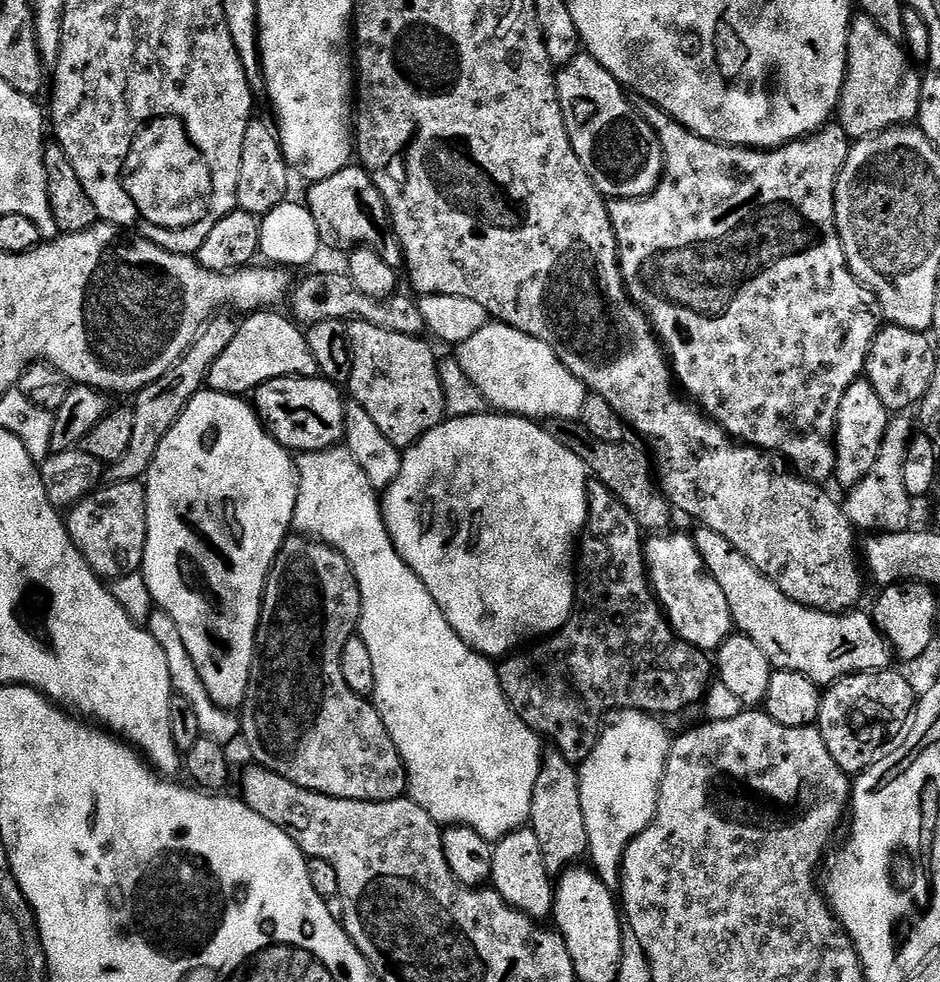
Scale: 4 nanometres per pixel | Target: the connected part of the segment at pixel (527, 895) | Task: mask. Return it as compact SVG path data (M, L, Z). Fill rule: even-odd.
M531 827L518 828L495 841L490 884L511 908L526 914L531 920L544 922L551 917L556 897L554 880L546 870L546 862L542 862L542 846L538 846L538 838L534 838Z

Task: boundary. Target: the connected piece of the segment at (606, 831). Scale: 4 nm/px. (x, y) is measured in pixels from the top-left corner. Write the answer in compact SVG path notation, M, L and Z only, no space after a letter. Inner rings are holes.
M621 708L611 713L594 750L578 768L590 864L611 890L619 889L626 846L646 830L656 813L660 783L674 739L664 724L667 723L663 719L633 708Z

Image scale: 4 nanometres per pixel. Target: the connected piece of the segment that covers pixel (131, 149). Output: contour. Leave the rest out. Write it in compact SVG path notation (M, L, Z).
M148 114L144 120L140 120L132 132L132 136L126 142L126 154L122 158L122 164L118 168L118 186L122 190L122 194L126 194L128 200L128 214L134 214L132 222L130 222L130 230L135 224L144 224L144 218L150 218L154 222L158 222L158 230L160 230L160 222L168 222L166 226L174 226L174 228L182 228L188 230L188 222L196 220L198 214L202 214L202 202L206 202L206 206L210 206L210 210L216 214L221 220L226 218L226 214L230 214L226 204L216 204L218 198L208 198L208 196L216 196L216 184L214 184L214 174L212 168L206 160L206 154L202 150L202 144L198 144L188 128L188 120L166 120L160 122L160 114Z

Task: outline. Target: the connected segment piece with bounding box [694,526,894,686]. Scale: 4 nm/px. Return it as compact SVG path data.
M700 526L694 532L698 554L702 554L704 566L709 574L722 586L735 631L749 638L762 649L773 669L785 668L798 674L806 674L821 686L835 684L844 676L856 672L875 672L893 663L894 653L887 640L876 628L867 611L849 610L839 614L820 612L817 608L807 608L782 594L770 578L766 578L744 557L741 552L722 534Z

